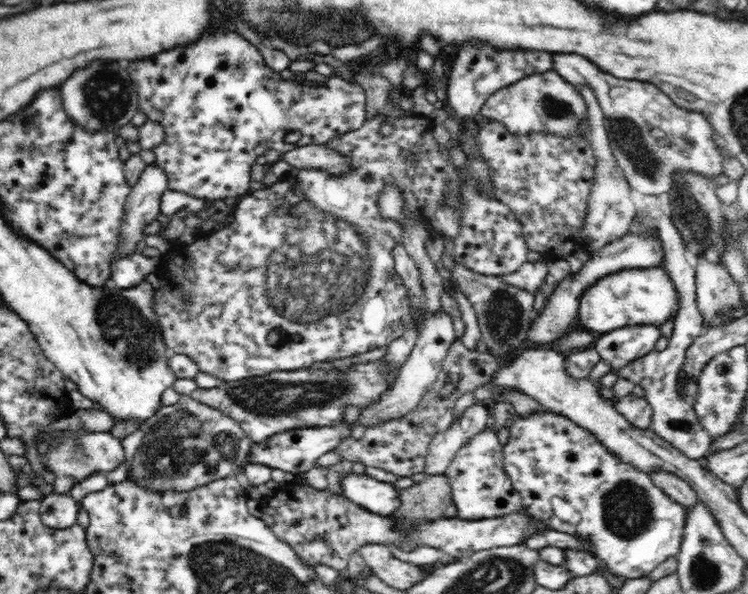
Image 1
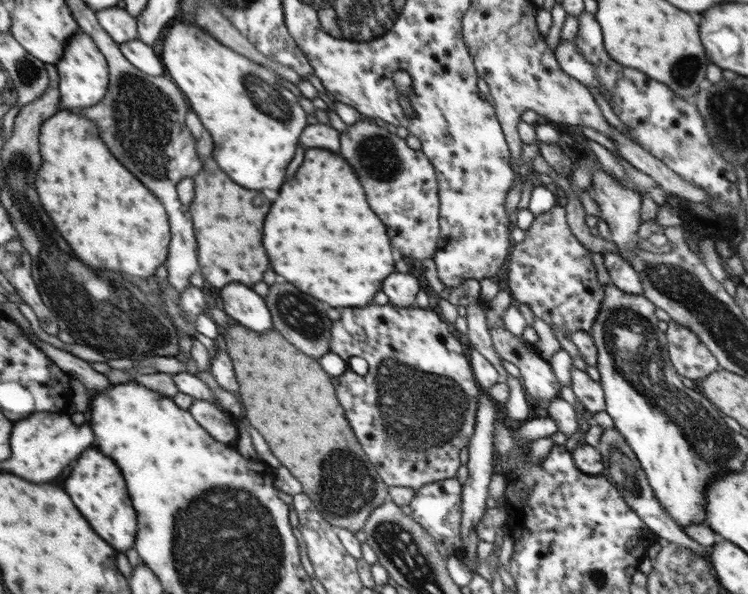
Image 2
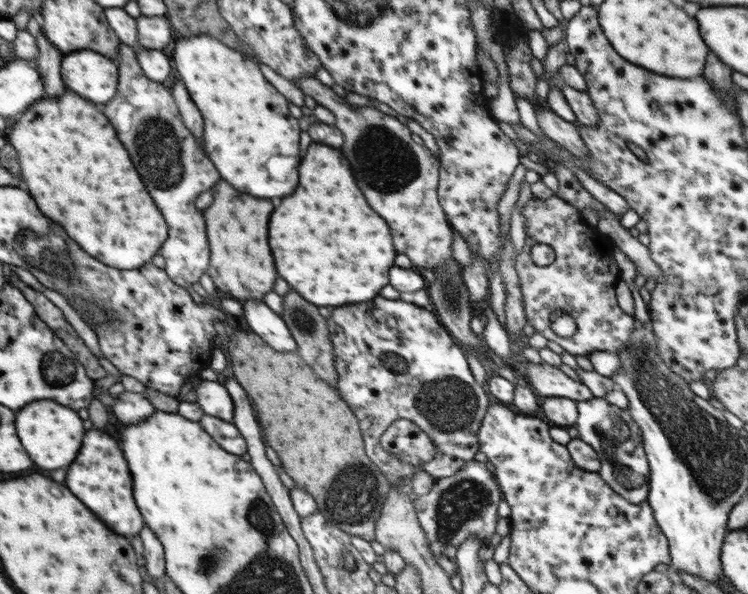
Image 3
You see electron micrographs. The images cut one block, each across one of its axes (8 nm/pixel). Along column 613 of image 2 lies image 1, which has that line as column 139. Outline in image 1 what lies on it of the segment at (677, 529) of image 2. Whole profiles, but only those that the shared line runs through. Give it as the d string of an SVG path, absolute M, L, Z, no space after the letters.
M181 395L174 405L162 405L148 420L129 436L121 440L126 456L127 480L152 491L189 491L210 484L214 480L230 478L245 470L254 444L240 424L218 409L206 406L191 395Z

